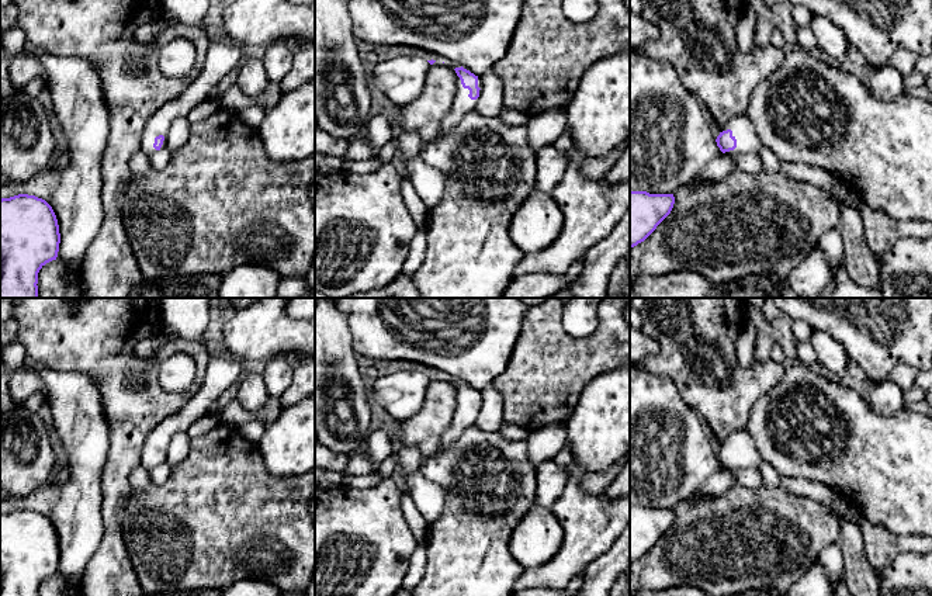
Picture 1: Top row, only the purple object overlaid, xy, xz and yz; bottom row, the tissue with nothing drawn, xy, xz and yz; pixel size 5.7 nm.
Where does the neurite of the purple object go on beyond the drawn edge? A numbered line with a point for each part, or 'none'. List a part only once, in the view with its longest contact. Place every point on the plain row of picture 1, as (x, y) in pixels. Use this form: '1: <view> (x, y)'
1: xz (461, 419)

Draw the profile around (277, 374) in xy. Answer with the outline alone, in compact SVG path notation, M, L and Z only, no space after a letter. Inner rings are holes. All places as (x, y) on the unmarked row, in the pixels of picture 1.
M285 354L270 358L261 372L268 395L280 398L292 382L292 367Z

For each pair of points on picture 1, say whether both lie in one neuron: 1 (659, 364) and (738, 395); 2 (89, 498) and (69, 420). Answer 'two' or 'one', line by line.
1: one
2: one

